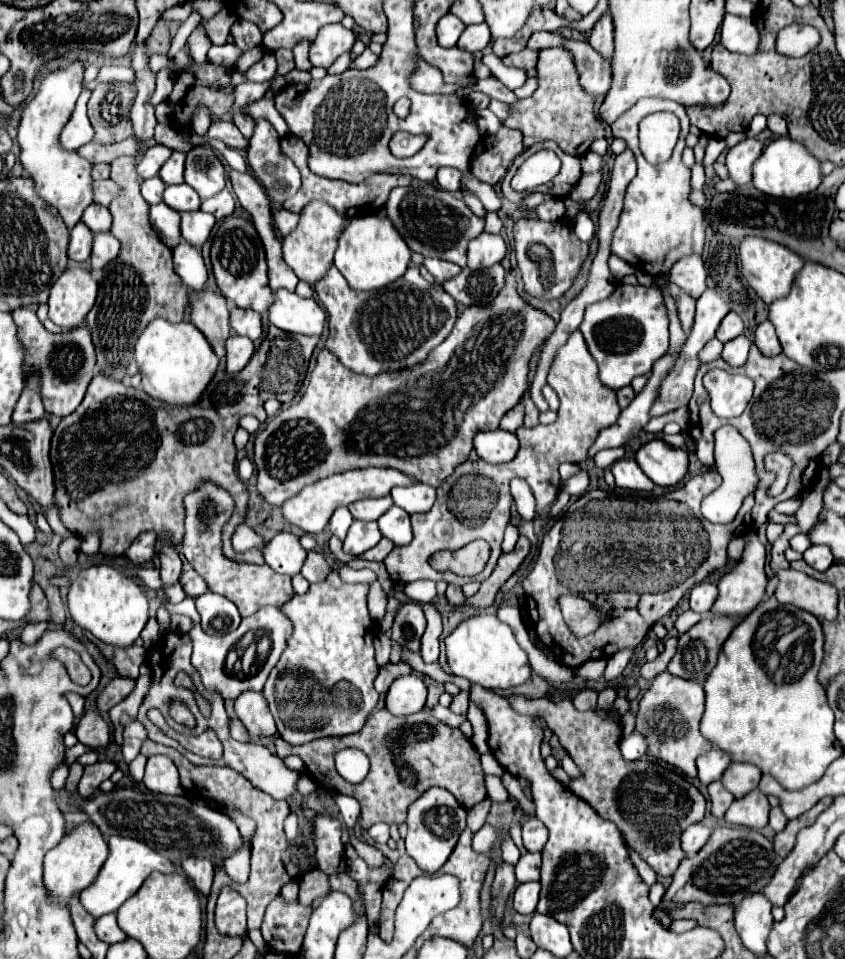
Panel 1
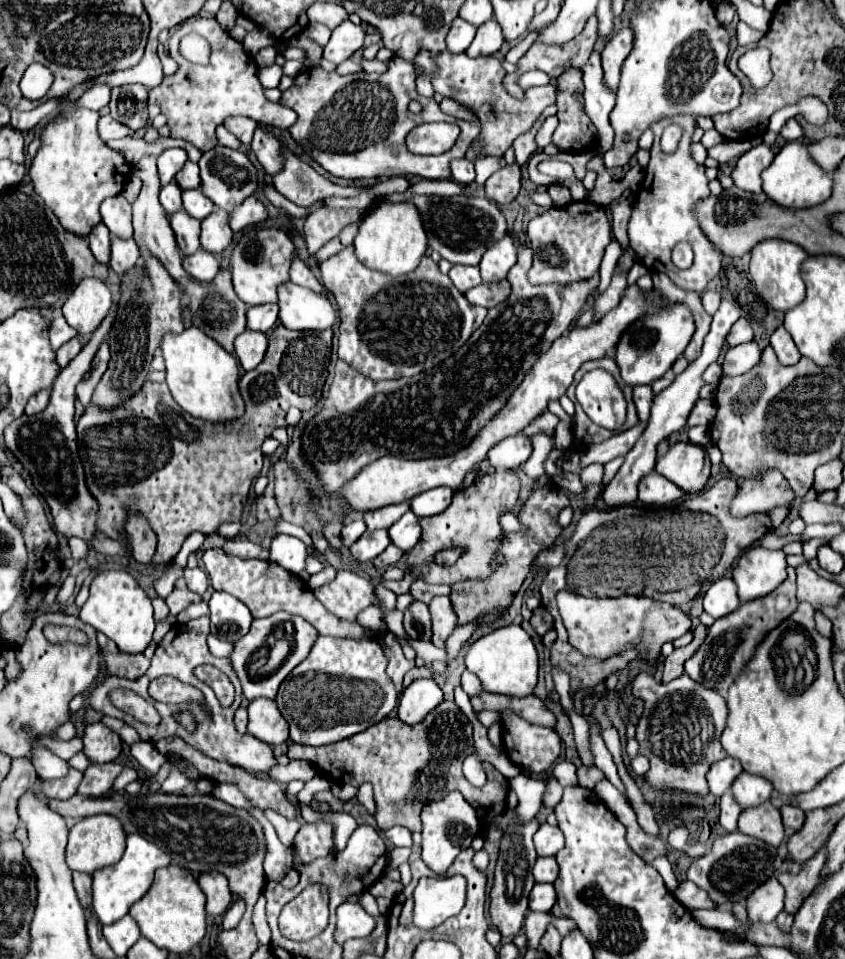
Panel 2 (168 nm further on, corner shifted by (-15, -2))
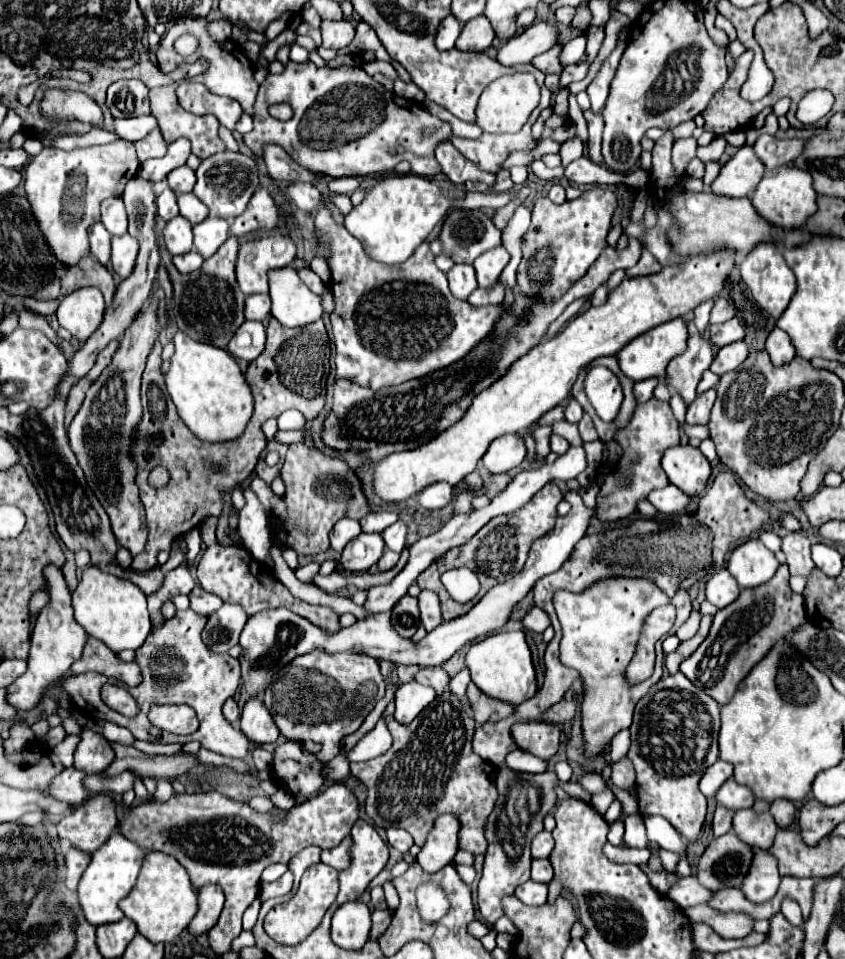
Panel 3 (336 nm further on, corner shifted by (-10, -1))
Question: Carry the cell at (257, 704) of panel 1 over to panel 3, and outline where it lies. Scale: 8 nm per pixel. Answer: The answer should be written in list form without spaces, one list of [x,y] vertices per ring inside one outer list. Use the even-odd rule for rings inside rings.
[[[260,696],[250,698],[242,708],[242,720],[240,730],[250,738],[254,744],[266,744],[278,740],[278,728],[274,726],[274,720],[270,718],[270,712],[266,710]]]

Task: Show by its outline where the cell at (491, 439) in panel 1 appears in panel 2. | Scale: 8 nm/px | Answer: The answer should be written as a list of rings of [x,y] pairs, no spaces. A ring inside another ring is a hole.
[[[517,433],[493,445],[489,449],[487,459],[495,469],[517,469],[529,459],[531,451],[533,451],[531,439],[523,433]]]

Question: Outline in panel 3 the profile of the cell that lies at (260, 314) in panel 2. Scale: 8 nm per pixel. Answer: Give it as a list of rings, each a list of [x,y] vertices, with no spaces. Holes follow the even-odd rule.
[[[252,294],[246,298],[246,320],[266,320],[270,316],[270,296]]]

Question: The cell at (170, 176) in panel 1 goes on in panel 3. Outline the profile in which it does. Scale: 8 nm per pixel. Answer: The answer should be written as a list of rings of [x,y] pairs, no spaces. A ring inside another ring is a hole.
[[[182,166],[182,168],[174,170],[174,172],[168,176],[168,184],[170,184],[170,188],[172,188],[176,194],[192,192],[192,188],[194,188],[194,184],[196,184],[196,174],[194,174],[194,170],[190,170],[188,166]]]

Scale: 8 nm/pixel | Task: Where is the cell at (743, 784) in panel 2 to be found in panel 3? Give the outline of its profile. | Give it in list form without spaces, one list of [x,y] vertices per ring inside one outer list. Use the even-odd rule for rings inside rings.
[[[730,778],[716,792],[716,800],[718,800],[720,806],[736,812],[736,810],[742,810],[742,808],[752,808],[754,794],[750,792],[750,788],[742,786],[742,784],[734,782],[734,778]]]

